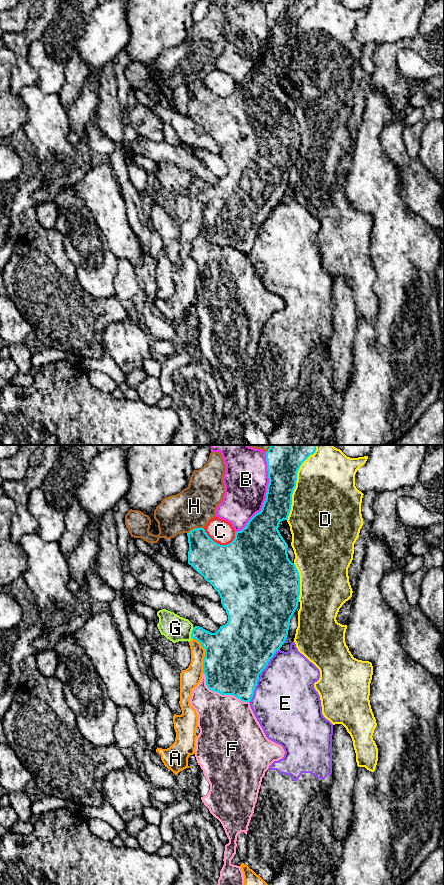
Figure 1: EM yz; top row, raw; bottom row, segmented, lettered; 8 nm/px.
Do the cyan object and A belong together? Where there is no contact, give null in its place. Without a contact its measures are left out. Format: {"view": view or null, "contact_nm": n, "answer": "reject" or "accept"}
{"view": "yz", "contact_nm": 300, "answer": "accept"}

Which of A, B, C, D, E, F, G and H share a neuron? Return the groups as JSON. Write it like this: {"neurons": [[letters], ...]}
{"neurons": [["A"], ["B"], ["C"], ["D"], ["E"], ["F"], ["G"], ["H"]]}

